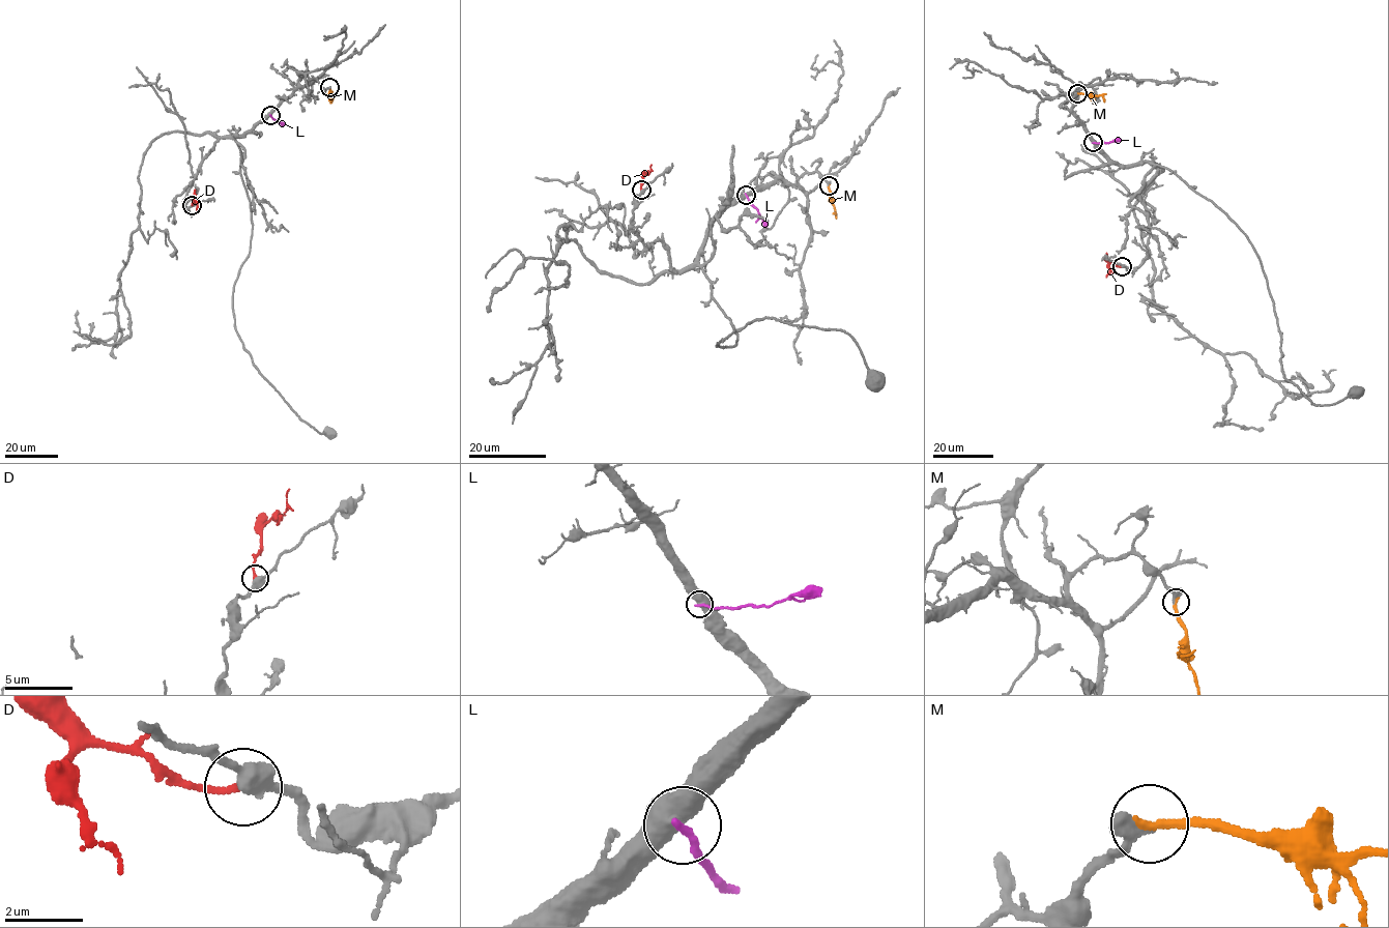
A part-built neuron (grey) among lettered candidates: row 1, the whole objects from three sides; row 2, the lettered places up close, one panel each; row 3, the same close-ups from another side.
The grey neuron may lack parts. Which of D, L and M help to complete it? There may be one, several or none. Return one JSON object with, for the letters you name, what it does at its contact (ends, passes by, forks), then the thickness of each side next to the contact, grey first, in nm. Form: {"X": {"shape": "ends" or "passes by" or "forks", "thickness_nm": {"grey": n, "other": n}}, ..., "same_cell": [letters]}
{"M": {"shape": "ends", "thickness_nm": {"grey": 320, "other": 260}}, "same_cell": ["M"]}

